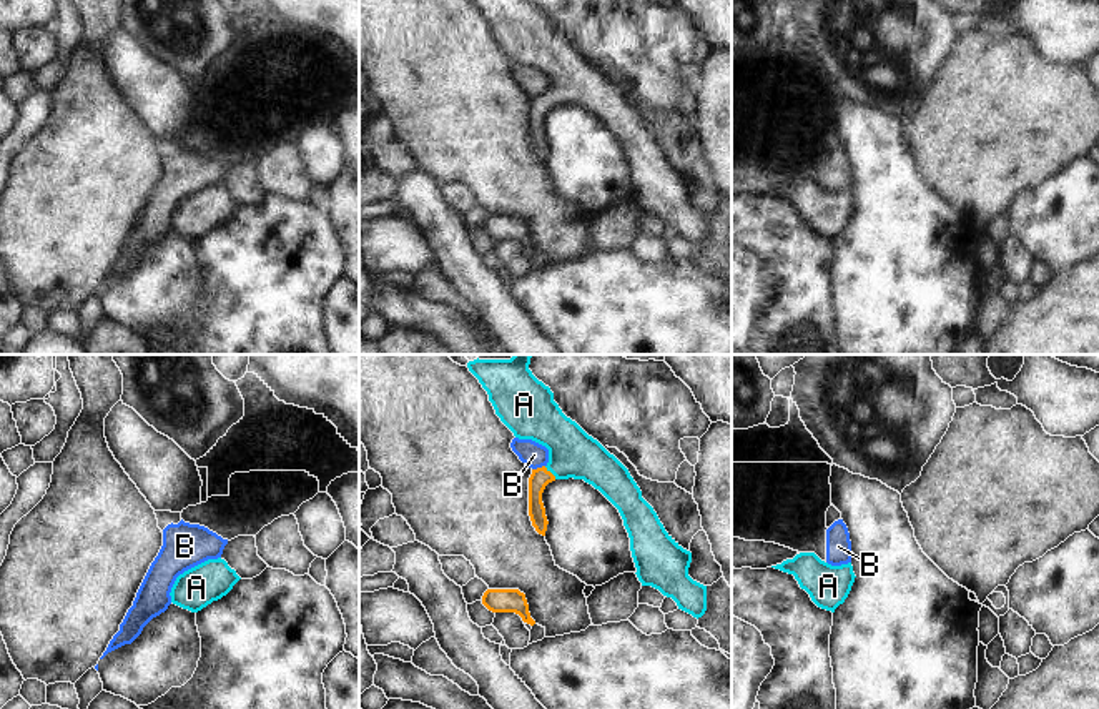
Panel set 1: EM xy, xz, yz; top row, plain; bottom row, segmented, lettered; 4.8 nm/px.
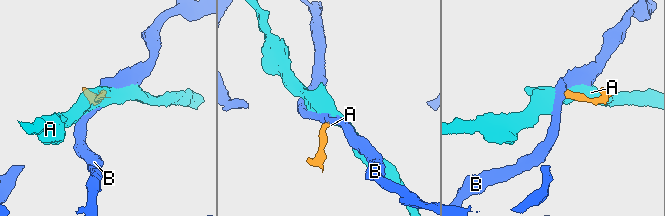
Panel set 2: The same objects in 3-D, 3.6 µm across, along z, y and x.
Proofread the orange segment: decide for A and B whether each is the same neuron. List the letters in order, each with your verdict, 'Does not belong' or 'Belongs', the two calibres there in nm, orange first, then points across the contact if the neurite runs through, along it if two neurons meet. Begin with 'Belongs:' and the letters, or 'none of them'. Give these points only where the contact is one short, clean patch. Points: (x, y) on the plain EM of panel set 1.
Belongs: A
A: Belongs. Thickness 90 nm (orange) against 240 nm. Path across: xz (539, 105), (551, 100), (572, 80)
B: Does not belong. Thickness 90 nm (orange) against 120 nm. Boundary: xz (544, 92), (532, 97)

